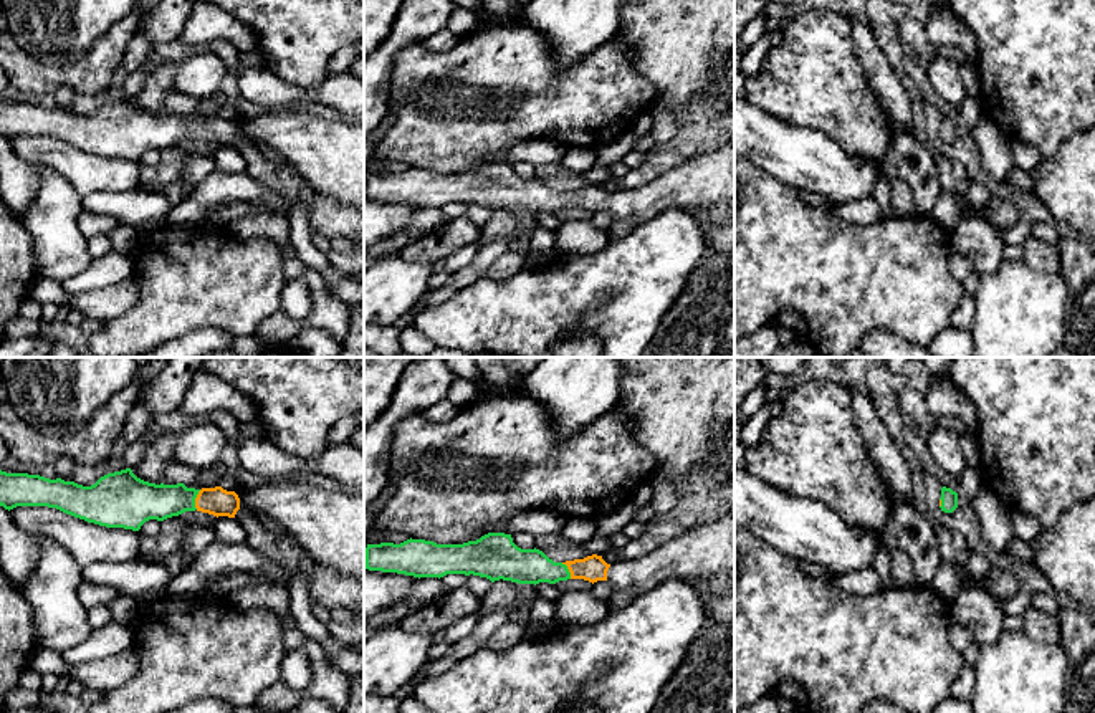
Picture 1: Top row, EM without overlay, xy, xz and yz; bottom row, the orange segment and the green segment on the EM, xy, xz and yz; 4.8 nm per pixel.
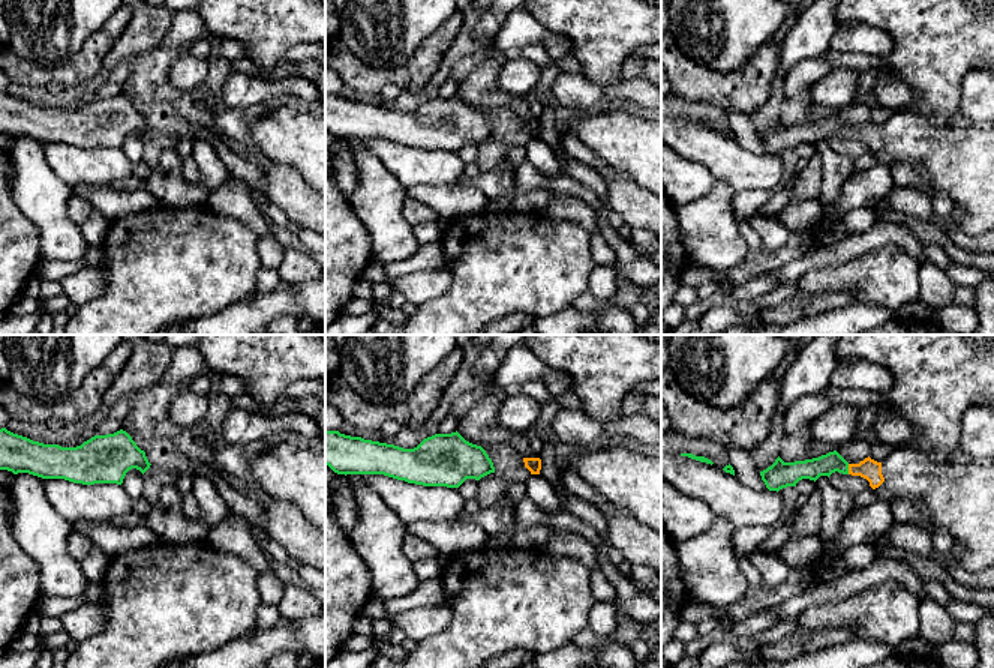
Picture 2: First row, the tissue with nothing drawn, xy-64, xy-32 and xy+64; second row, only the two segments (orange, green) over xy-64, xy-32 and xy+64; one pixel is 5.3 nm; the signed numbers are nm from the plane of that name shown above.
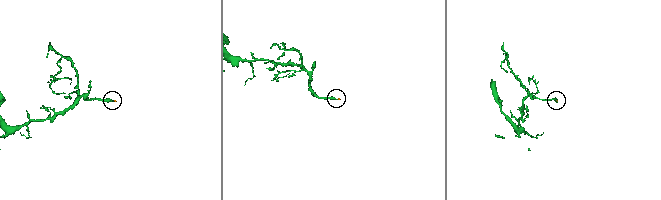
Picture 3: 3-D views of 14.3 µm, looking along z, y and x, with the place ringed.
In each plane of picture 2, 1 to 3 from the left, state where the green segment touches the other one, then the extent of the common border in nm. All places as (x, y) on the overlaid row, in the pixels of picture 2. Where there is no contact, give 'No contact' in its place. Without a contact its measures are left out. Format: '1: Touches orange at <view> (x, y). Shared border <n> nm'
1: No contact
2: No contact
3: Touches orange at xy+64 (849, 469). Shared border 60 nm

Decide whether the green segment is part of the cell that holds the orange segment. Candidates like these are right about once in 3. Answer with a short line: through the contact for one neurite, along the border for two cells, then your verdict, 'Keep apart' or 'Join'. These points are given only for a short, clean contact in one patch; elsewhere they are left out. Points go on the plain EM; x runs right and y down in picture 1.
Line: xy (217, 131), (196, 129), (144, 129). Join

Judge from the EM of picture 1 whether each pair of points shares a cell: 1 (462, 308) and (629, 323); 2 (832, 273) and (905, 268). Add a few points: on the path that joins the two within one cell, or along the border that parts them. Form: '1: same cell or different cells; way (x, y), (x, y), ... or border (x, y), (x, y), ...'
1: same cell; way (511, 308), (540, 308), (609, 287)
2: same cell; way (851, 273), (887, 273)

